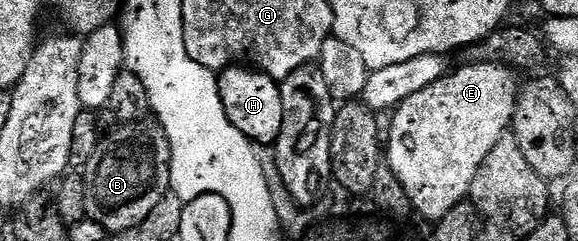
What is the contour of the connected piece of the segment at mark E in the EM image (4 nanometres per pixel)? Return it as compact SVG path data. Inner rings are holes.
M480 63L455 68L436 83L408 95L393 110L390 121L390 138L384 141L384 161L390 165L396 179L404 187L413 205L413 212L419 217L427 217L431 223L441 221L457 205L463 204L470 196L472 179L476 171L488 159L492 147L500 138L507 136L514 120L514 105L518 101L519 82L514 82L515 74L502 63Z

